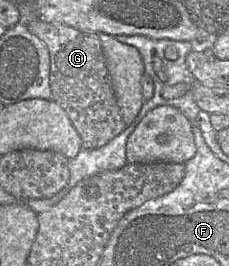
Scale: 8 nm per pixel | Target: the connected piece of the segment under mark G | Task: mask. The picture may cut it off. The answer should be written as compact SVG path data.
M41 20L25 24L49 51L52 99L67 113L81 137L82 148L101 148L123 132L127 125L116 100L98 34Z

